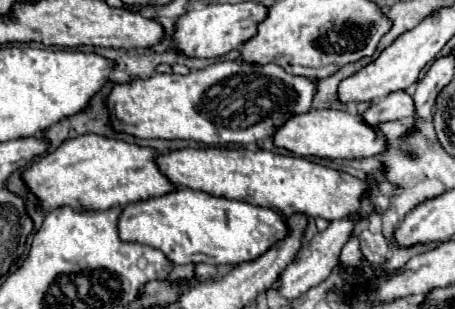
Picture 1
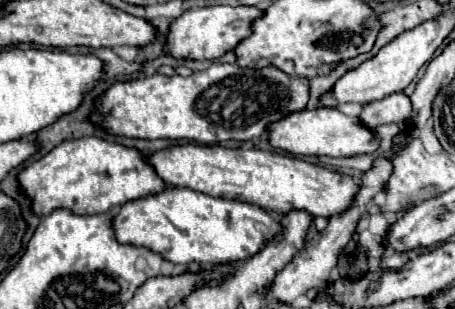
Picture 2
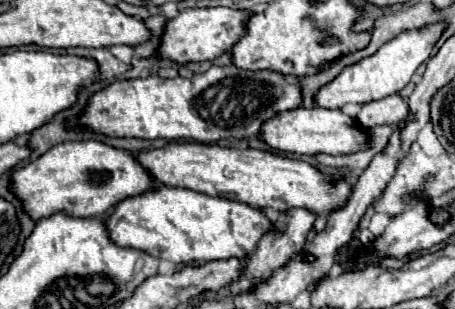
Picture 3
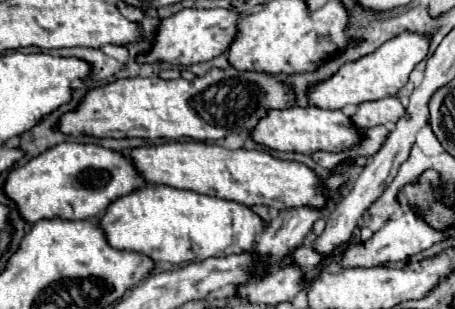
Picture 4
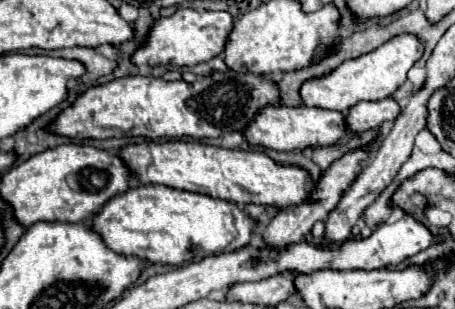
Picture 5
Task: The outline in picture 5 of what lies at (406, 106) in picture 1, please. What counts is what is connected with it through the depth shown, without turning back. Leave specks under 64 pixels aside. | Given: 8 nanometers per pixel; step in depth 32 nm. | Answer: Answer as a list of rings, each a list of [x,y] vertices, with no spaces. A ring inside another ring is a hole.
[[[384,98],[376,102],[358,102],[346,116],[346,124],[352,132],[360,134],[370,128],[382,126],[384,122],[392,124],[398,114],[400,114],[400,104],[394,98]]]

